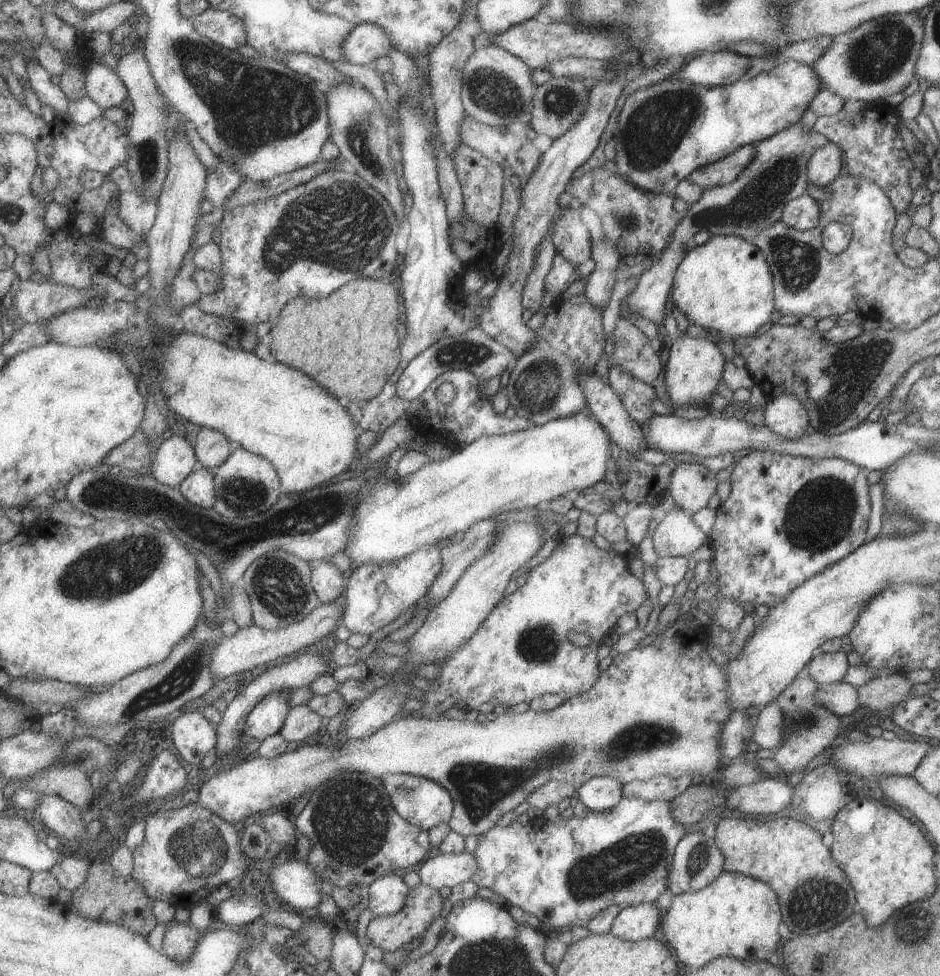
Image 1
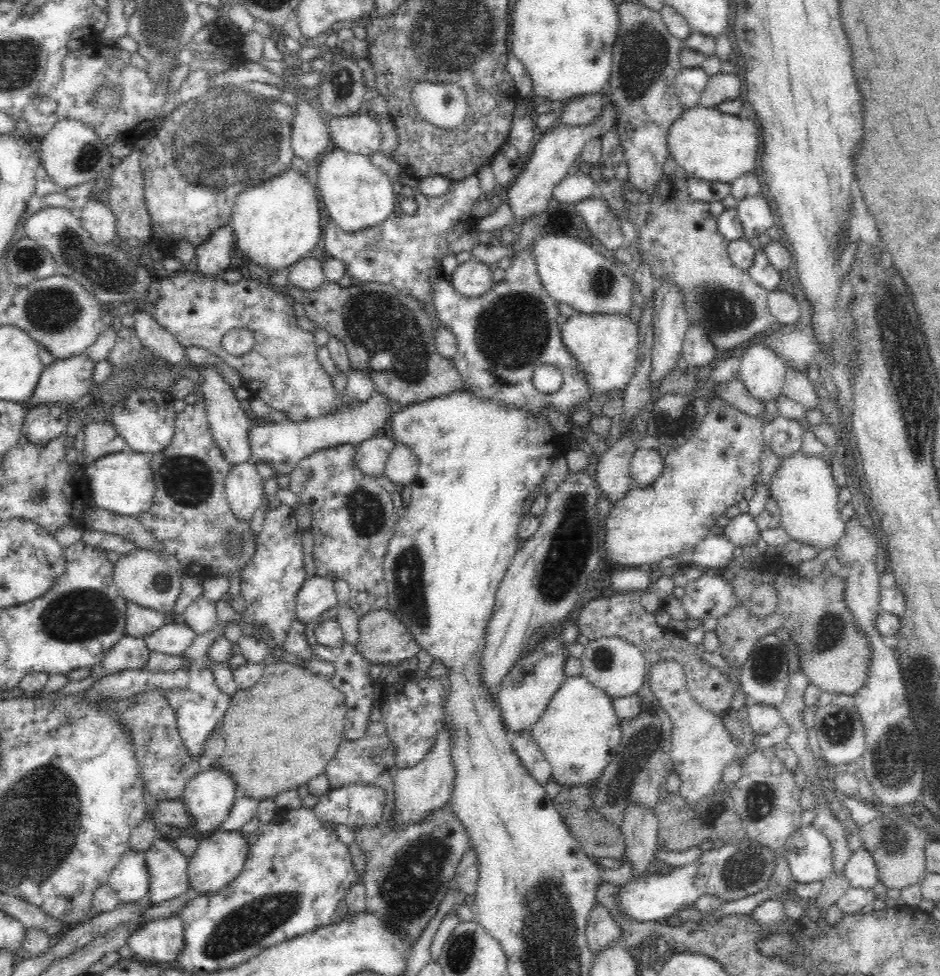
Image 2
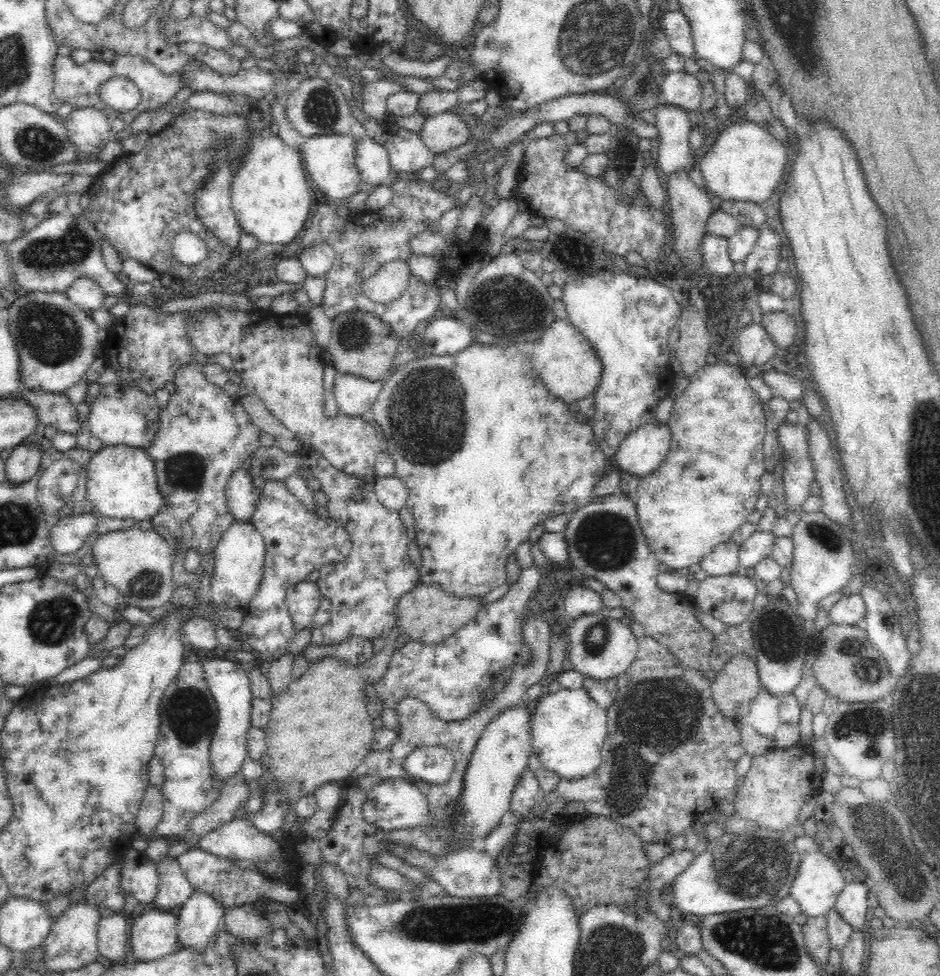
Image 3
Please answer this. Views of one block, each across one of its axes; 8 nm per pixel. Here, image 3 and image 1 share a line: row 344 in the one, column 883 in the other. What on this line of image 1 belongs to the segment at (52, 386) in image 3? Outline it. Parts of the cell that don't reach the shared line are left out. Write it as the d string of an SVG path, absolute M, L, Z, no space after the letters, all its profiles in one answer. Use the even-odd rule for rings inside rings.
M916 11L907 14L893 13L880 16L877 19L869 19L850 31L835 35L822 57L809 66L813 67L818 74L822 86L829 87L833 92L836 92L844 102L853 99L869 103L883 99L886 96L903 91L915 79L914 64L921 48L924 33L923 25L924 22L922 18L919 18Z

